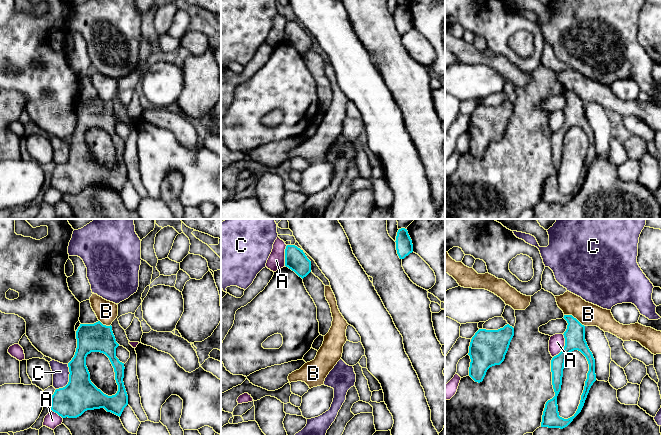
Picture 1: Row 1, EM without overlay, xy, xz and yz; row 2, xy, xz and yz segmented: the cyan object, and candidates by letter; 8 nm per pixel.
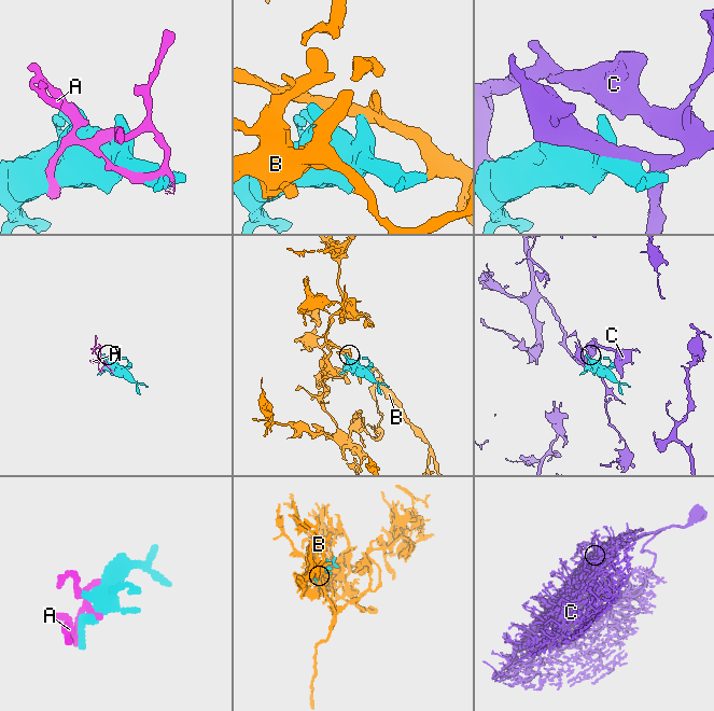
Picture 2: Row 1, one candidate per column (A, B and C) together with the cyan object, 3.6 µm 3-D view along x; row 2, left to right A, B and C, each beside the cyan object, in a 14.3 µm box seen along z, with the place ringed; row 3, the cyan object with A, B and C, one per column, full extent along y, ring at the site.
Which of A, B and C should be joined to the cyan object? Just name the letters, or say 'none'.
B

